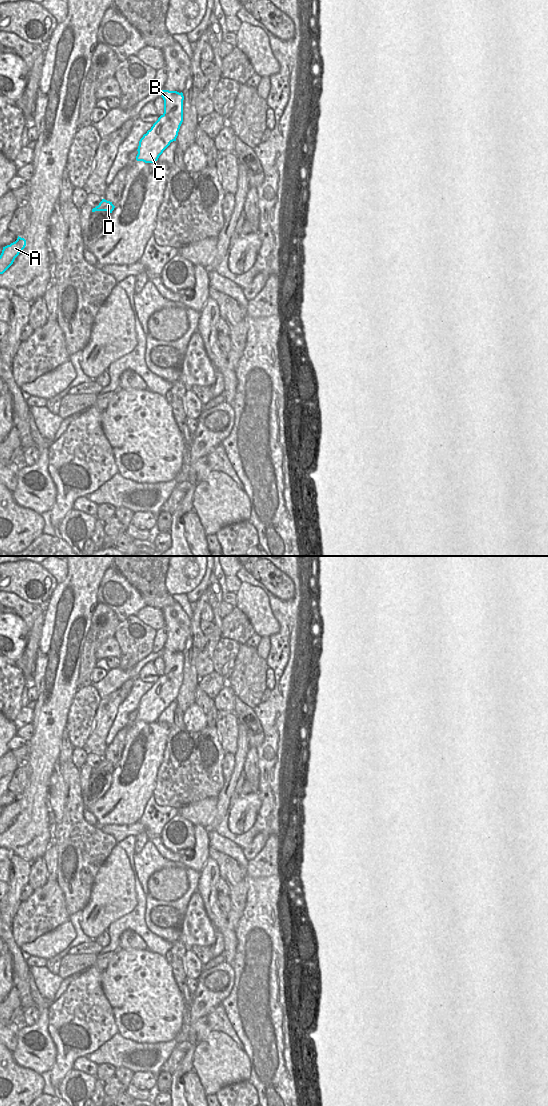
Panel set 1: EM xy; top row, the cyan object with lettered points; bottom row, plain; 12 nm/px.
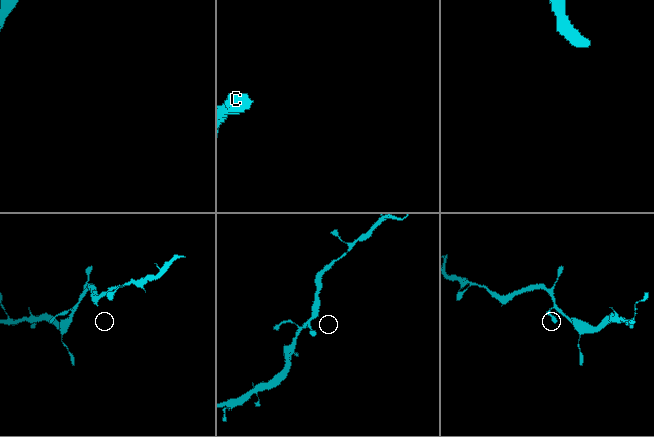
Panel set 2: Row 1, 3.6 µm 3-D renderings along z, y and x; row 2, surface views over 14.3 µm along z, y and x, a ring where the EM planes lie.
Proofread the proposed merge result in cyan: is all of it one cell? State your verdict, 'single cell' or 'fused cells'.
single cell

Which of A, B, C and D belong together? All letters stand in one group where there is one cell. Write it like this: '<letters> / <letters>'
A B C D

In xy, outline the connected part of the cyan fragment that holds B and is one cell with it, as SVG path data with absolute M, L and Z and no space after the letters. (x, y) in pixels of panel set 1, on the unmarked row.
M162 650L164 673L139 701L137 721L156 722L163 711L176 701L183 682L183 653Z

